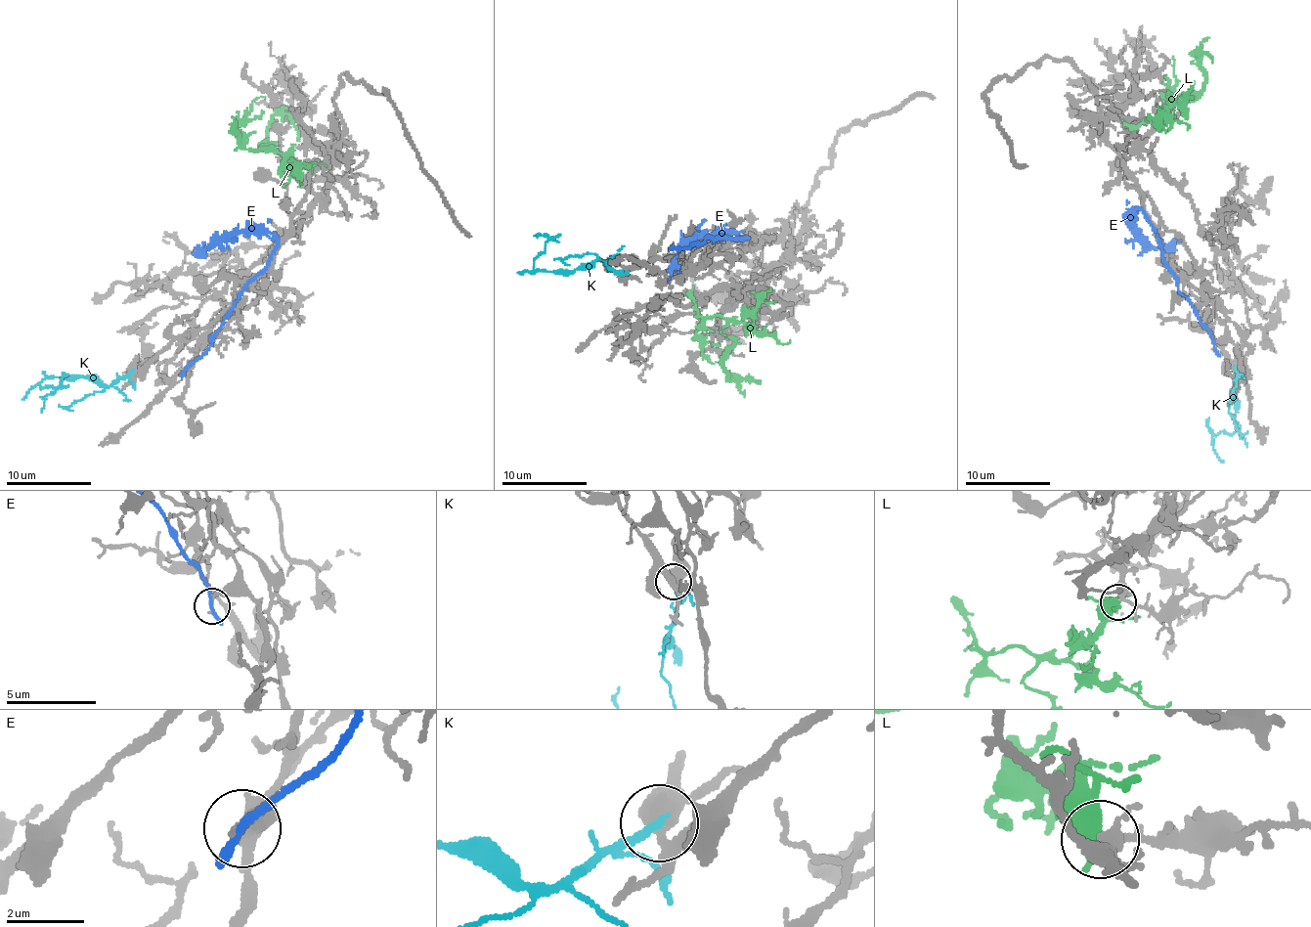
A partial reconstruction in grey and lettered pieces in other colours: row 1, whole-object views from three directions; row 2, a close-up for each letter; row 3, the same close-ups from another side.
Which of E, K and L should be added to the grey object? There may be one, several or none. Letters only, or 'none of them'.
L

